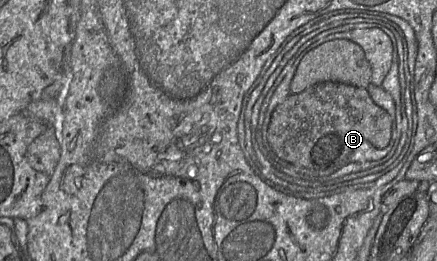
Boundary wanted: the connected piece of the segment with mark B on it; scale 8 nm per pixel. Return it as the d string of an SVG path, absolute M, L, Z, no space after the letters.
M321 82L303 92L289 94L276 107L267 131L267 141L280 159L319 177L327 177L351 162L368 163L365 166L375 167L394 148L391 137L392 119L375 104L367 89L338 82Z

